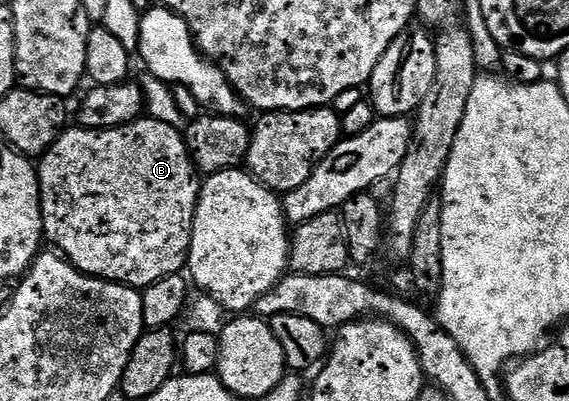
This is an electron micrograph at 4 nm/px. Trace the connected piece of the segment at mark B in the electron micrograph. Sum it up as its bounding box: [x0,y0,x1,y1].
[36,116,200,288]

